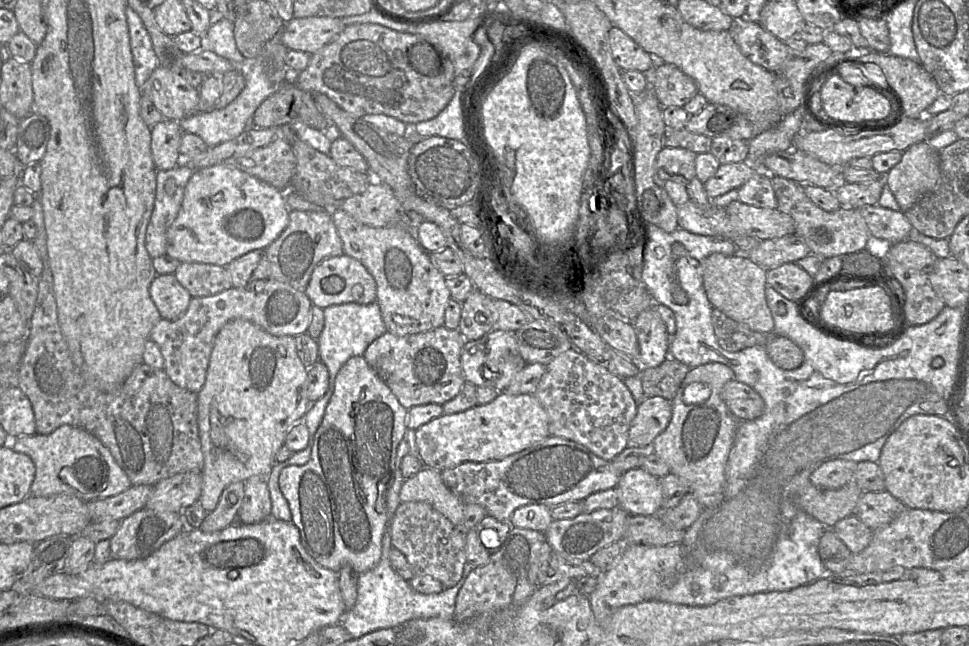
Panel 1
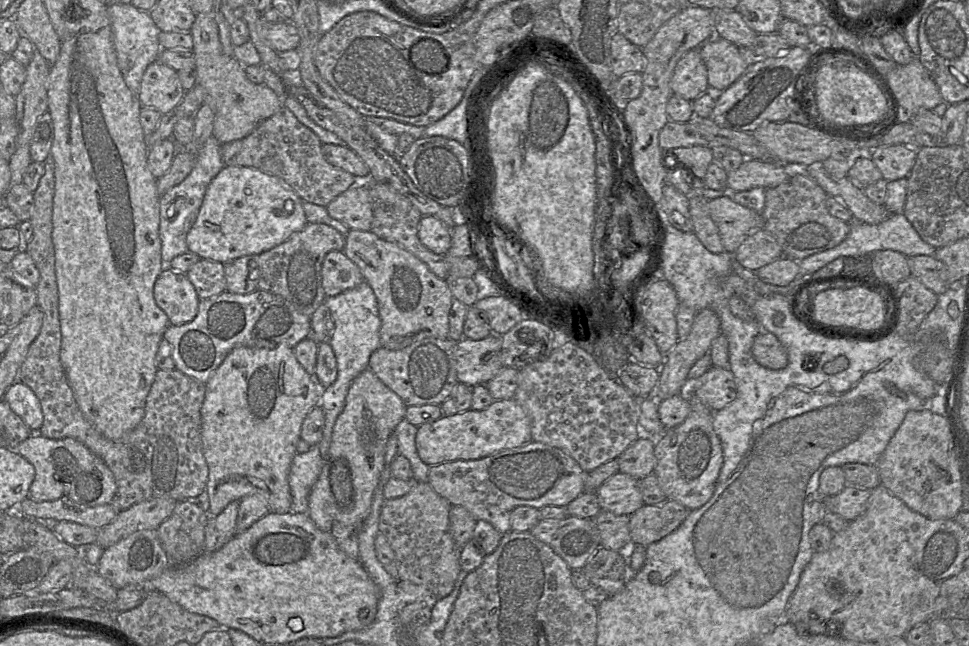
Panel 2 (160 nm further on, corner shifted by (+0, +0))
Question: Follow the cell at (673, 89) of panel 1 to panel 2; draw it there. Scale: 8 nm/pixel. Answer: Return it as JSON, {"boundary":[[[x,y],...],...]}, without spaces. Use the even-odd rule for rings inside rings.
{"boundary":[[[699,48],[689,50],[677,63],[670,87],[673,94],[693,101],[708,90],[708,73]]]}

